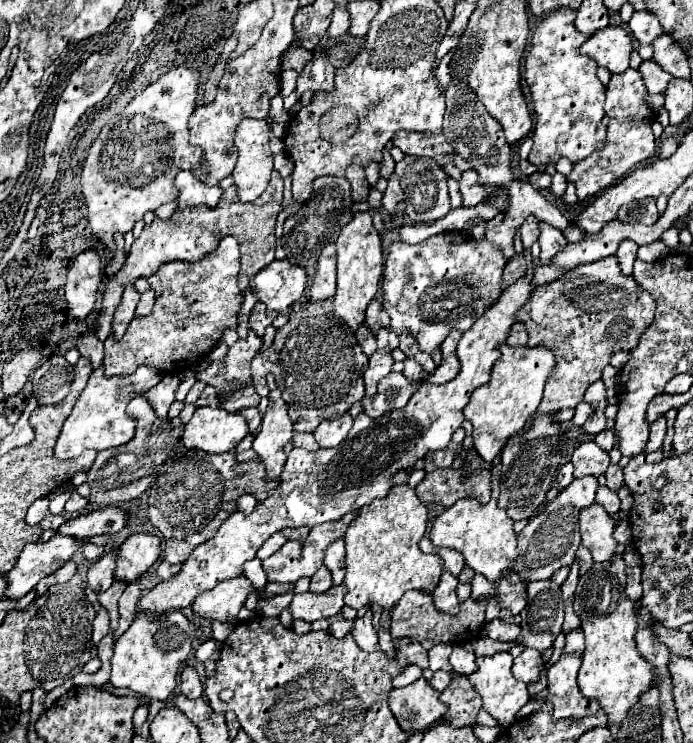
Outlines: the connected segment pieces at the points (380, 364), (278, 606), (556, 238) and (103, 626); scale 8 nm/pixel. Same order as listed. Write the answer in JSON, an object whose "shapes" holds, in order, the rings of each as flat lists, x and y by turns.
{"shapes":[[[380,329,376,333,376,343,378,343,378,349,376,353,370,357,370,363,368,363,368,369,364,371,364,383,366,383,366,395,368,397,374,397,376,395,376,385,378,381,390,373,392,369,392,349,388,345,388,329]],[[294,592,278,595,274,598,259,598,256,613,260,612,265,617,277,617,282,610,286,609,294,596]],[[540,221,538,223,540,225,540,237,538,237,538,241,540,241,540,261,542,263,548,263,568,241,566,241,566,237,558,231,558,229,554,229,552,225,548,225,548,223,544,223,544,221]],[[102,607,98,613,96,613,96,619,94,619,94,627,92,627,92,643,98,645,98,641,110,631,108,627,108,613,106,609]]]}

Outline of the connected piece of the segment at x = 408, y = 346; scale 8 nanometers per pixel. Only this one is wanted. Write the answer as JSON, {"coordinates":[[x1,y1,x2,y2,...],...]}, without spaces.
{"coordinates":[[404,333,400,335,400,349,406,353,406,357,414,357,420,353,420,347,418,347,418,341,414,339,414,335,410,333]]}

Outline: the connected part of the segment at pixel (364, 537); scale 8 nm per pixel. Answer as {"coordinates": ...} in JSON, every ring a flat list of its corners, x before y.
{"coordinates":[[392,487,386,497,360,507,358,517,346,529,346,577,344,585,348,593,344,603,360,609,370,603,384,607,381,618,383,628,390,631,390,605,410,589,424,589,428,593,440,581,444,561,438,555,426,555,418,549,418,541,426,531,428,511,410,487]]}

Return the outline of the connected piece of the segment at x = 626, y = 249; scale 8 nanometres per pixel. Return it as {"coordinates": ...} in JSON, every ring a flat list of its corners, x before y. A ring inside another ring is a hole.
{"coordinates":[[624,239,624,241,620,243,616,257,618,257,620,269,622,269,624,275,632,275,632,263,636,261,636,251,638,251,638,245,636,245,636,243,632,243,632,241,628,241,628,239]]}

